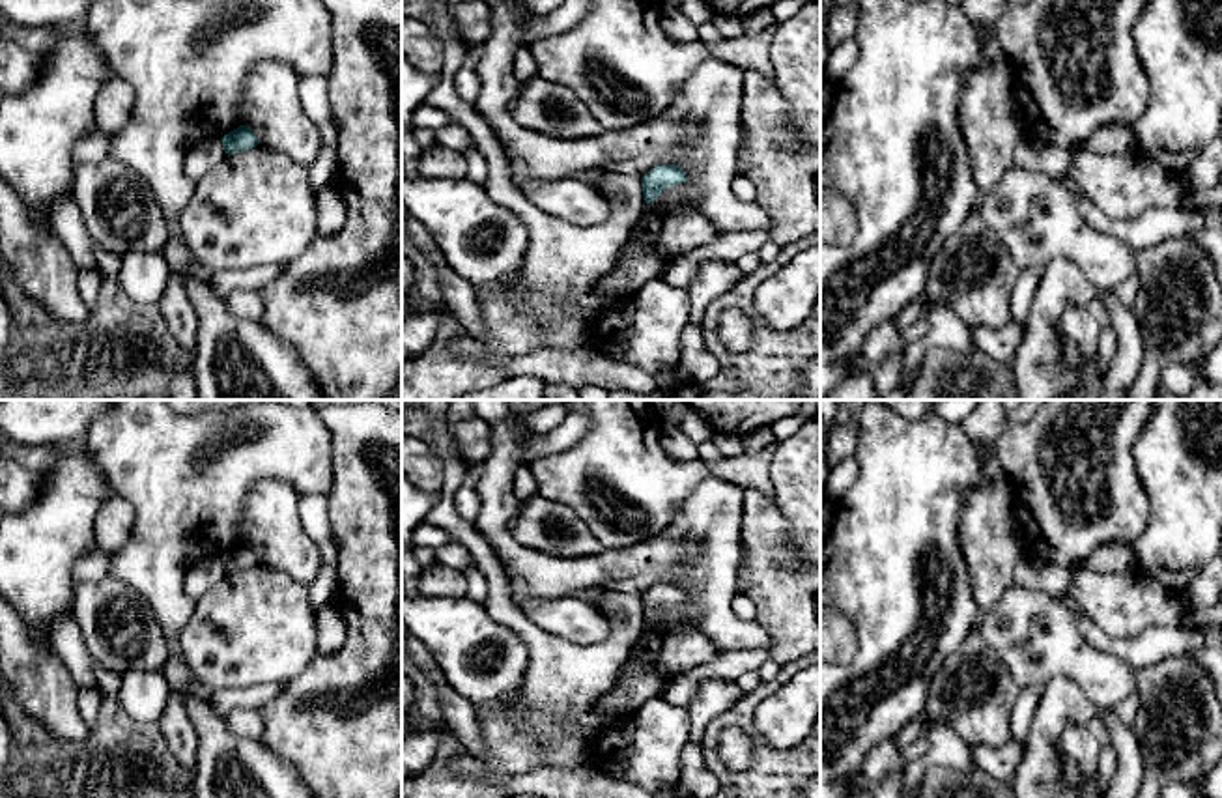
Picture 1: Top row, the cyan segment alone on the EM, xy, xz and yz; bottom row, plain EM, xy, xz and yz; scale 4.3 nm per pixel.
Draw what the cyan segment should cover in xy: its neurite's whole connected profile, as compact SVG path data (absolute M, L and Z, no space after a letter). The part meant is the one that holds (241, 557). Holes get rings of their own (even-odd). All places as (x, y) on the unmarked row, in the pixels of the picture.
M239 544L237 548L224 553L220 559L228 574L252 568L260 563L252 548L247 544Z

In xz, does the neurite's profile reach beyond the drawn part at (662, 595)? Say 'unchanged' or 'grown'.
unchanged

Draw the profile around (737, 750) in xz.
M727 727L721 733L719 751L723 762L731 770L747 770L753 761L753 742L751 736L746 734L738 727Z

